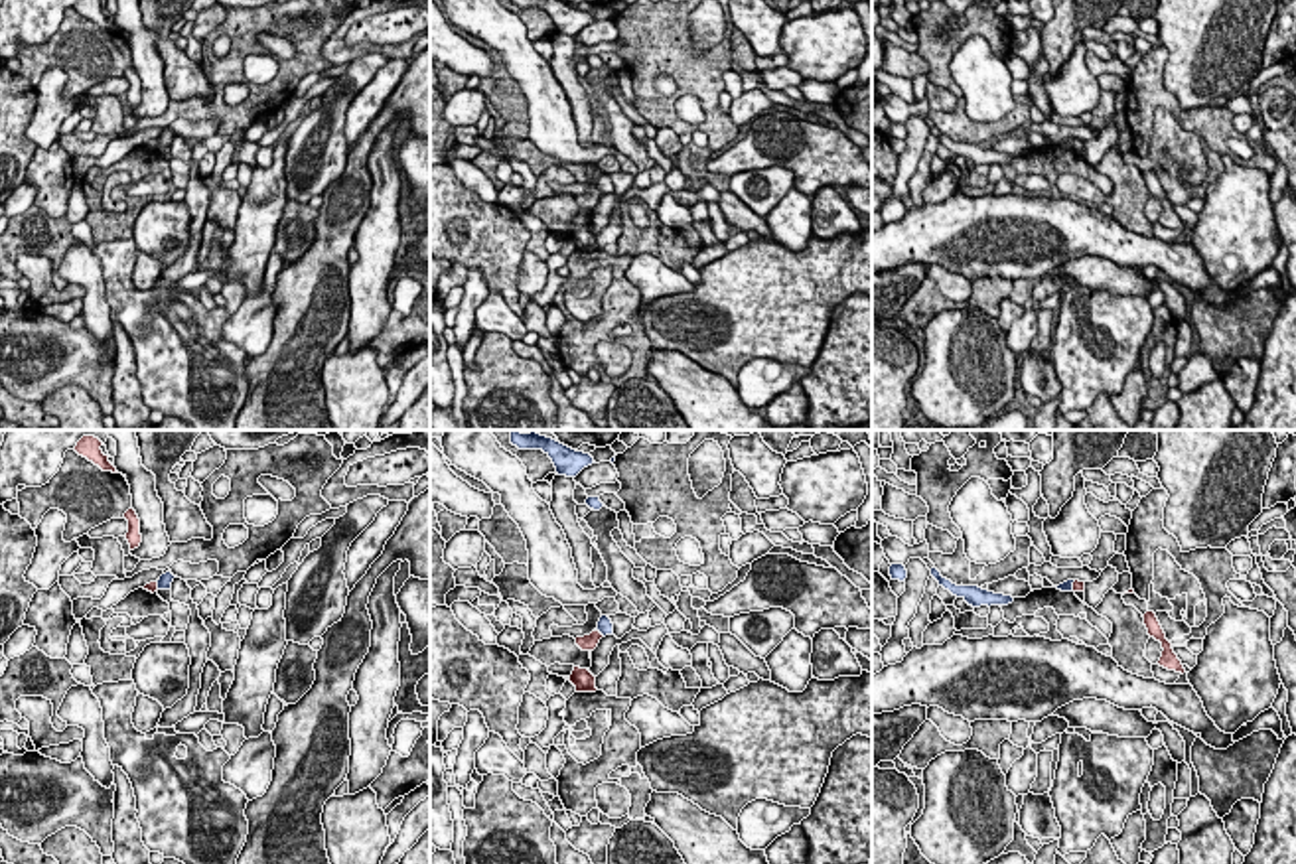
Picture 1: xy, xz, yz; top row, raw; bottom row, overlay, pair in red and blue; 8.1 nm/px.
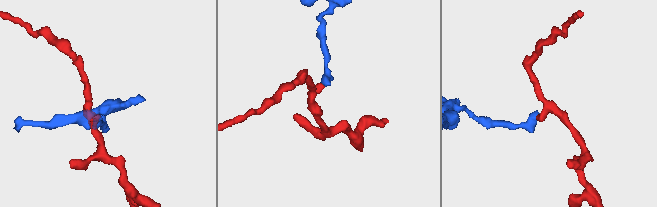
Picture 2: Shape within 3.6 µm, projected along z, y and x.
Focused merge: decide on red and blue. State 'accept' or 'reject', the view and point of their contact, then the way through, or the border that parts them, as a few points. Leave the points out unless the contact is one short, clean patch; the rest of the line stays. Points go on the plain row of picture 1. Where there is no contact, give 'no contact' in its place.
reject; meets red in xz at (598, 190); border along xz (596, 186), (604, 194)

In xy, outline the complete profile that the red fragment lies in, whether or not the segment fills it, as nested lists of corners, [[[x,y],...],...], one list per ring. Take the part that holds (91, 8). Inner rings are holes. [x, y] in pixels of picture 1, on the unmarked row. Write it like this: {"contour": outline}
{"contour": [[[77,0],[73,6],[79,14],[87,16],[95,24],[99,24],[103,30],[118,32],[116,26],[108,20],[108,14],[101,8],[103,0]]]}

